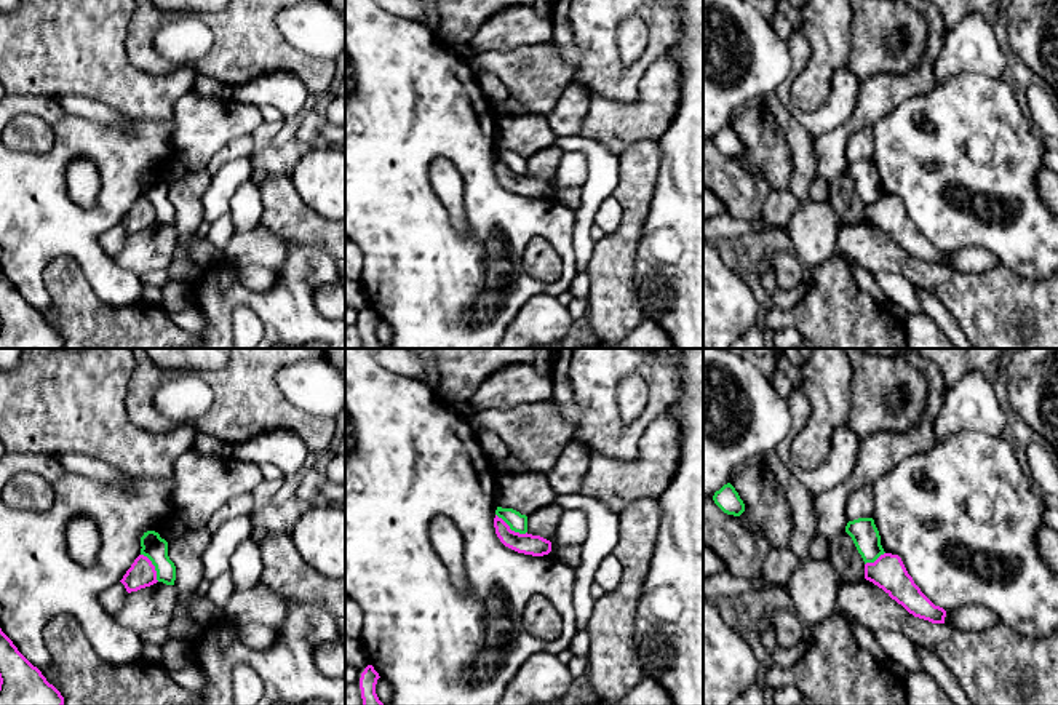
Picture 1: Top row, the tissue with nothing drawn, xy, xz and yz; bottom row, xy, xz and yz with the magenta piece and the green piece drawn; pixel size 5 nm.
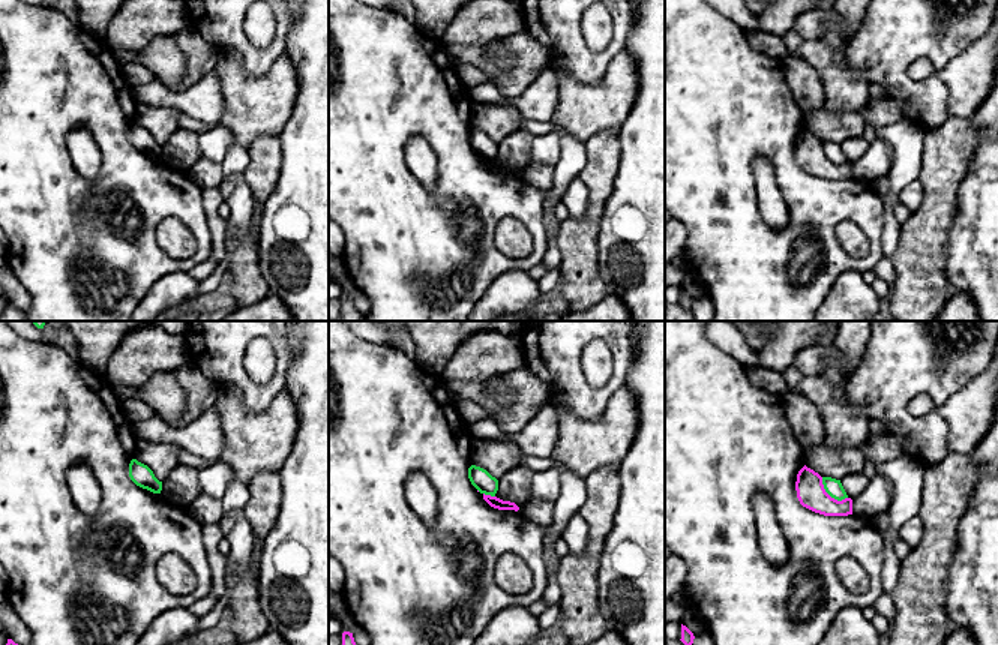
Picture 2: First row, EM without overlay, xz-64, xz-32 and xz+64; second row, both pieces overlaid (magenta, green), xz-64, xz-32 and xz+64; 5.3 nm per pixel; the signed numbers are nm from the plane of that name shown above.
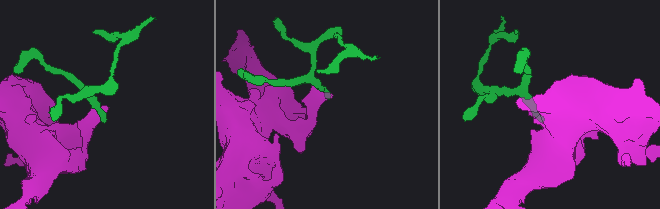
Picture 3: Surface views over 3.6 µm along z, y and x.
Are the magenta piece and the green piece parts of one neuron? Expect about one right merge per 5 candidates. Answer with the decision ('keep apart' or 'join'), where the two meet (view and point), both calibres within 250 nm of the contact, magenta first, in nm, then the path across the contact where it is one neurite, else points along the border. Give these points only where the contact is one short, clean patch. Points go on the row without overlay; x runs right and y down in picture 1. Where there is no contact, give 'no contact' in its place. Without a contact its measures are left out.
keep apart; contact xz (510, 171); calibres 110 and 90 nm; border xz (496, 155), (512, 171), (526, 175)

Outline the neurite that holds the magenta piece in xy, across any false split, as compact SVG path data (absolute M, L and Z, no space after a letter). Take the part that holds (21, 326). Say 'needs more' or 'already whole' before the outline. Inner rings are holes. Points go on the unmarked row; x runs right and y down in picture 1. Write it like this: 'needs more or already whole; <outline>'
already whole; M0 270L0 349L62 349L64 339Z

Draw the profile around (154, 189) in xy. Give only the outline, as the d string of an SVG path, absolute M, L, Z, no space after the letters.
M147 173L141 179L141 197L147 198L157 213L157 222L174 227L176 208L168 198L168 184L155 173Z

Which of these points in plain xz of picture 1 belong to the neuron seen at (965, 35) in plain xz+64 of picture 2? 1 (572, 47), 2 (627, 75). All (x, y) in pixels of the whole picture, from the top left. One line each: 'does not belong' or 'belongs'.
1: belongs
2: belongs

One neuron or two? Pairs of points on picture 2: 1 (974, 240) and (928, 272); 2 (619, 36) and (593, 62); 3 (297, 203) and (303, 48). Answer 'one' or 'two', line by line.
1: two
2: one
3: one

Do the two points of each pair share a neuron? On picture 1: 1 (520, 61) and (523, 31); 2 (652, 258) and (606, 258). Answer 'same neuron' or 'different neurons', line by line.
1: different neurons
2: different neurons

